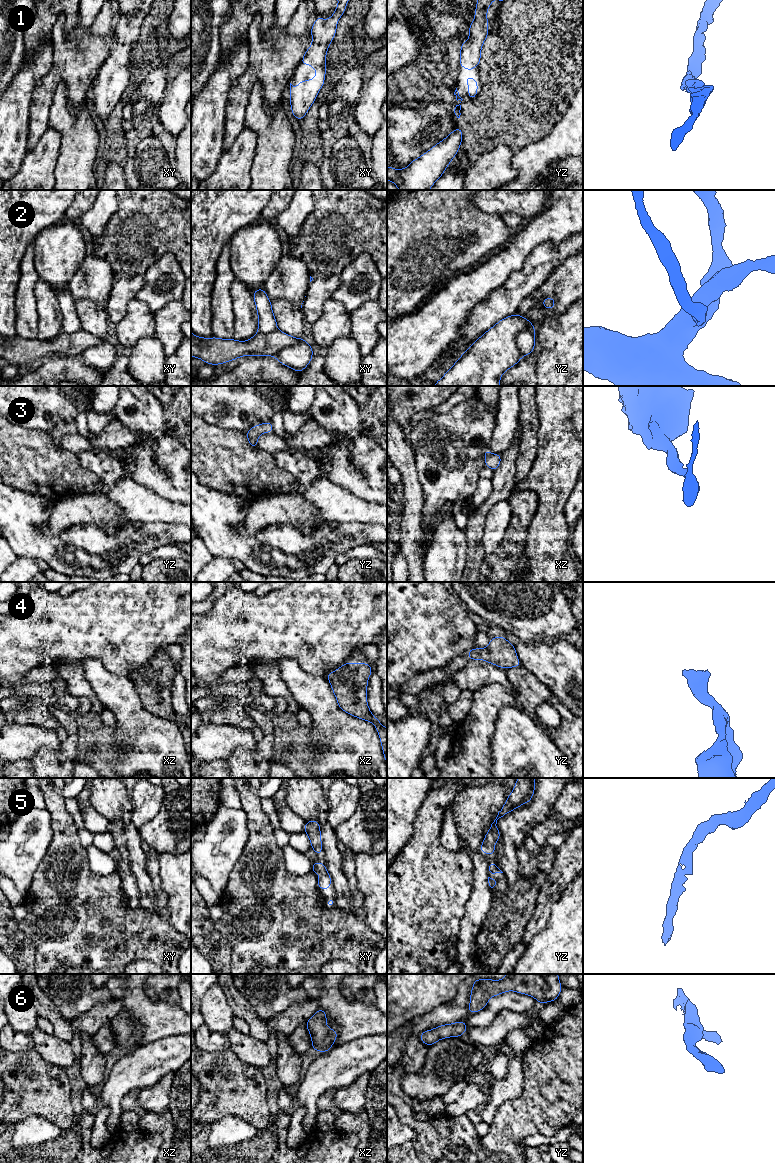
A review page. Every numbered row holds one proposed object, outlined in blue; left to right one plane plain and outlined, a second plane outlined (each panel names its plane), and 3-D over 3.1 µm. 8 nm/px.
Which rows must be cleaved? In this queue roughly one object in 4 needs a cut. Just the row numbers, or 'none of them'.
2

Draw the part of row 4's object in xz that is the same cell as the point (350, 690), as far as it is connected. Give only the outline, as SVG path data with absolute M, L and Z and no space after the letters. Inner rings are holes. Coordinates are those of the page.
M345 662L325 677L329 680L338 707L342 711L375 726L387 765L387 728L382 726L381 720L374 717L367 703L368 679L373 672L369 662Z

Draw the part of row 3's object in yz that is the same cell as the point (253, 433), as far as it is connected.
M272 421L252 426L245 434L252 448L258 448L258 437L263 433L273 433Z

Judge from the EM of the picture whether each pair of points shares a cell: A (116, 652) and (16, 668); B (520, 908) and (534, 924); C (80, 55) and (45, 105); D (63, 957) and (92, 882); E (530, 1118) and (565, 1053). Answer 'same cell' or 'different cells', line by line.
A: same cell
B: different cells
C: same cell
D: same cell
E: same cell

